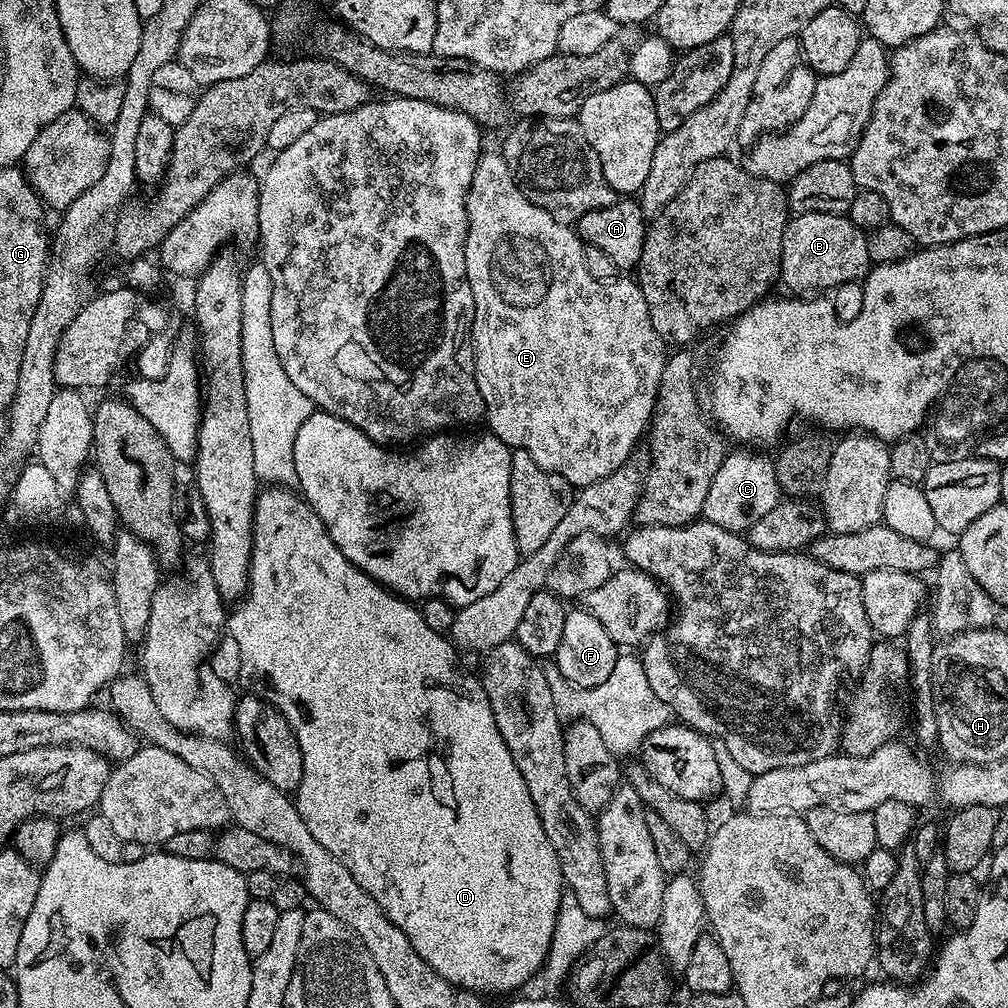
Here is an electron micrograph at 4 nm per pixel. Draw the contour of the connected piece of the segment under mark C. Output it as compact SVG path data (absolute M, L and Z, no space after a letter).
M756 450L729 451L724 457L722 466L718 466L718 474L714 474L714 482L710 482L710 491L706 493L706 502L702 513L703 519L714 522L714 526L722 526L722 530L730 530L737 534L747 533L754 522L780 503L782 493L776 477L776 466Z

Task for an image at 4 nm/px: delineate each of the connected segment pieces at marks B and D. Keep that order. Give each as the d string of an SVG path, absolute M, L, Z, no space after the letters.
M798 212L789 219L782 234L780 280L789 293L820 294L823 288L859 281L869 264L865 229L854 226L847 214Z
M288 486L265 487L256 497L256 513L252 523L252 565L248 575L248 591L244 599L233 608L236 609L233 612L231 609L226 620L226 632L227 635L232 635L232 640L236 643L237 650L240 651L240 676L248 683L247 691L253 696L260 696L263 700L269 700L271 704L275 704L286 718L286 722L290 722L290 726L298 738L298 746L302 750L304 773L302 782L295 790L294 803L298 814L302 814L302 822L306 822L310 834L314 834L314 838L318 838L318 842L322 842L322 846L326 846L326 850L330 850L330 854L334 854L338 858L338 862L342 862L342 866L346 866L346 870L350 870L350 874L354 874L354 882L358 882L358 886L362 886L362 890L366 890L366 894L370 894L370 898L374 898L374 902L378 902L378 906L382 906L386 918L390 918L394 922L394 926L398 926L398 930L402 930L402 934L406 934L410 938L410 946L414 946L414 950L418 950L420 957L444 981L451 984L453 989L465 988L470 992L489 994L488 992L512 992L515 988L522 987L535 972L537 975L544 967L544 959L548 956L554 938L554 922L558 918L558 906L566 885L558 862L558 854L554 854L554 846L550 846L550 838L546 838L546 830L542 830L542 822L538 818L538 810L534 810L534 802L530 802L530 790L526 790L526 781L522 779L522 774L518 774L518 766L514 766L514 758L510 758L510 750L506 750L506 742L502 742L502 734L498 734L498 722L494 722L494 710L490 710L490 698L486 698L484 685L475 675L471 676L460 665L453 641L448 636L439 636L437 632L430 630L430 626L426 626L425 620L422 619L419 607L413 601L405 600L403 596L398 596L395 592L383 588L377 580L370 578L362 570L358 570L358 566L350 563L346 554L342 554L342 550L338 550L338 546L334 546L326 526L322 526L322 518L318 518L318 514L314 514L314 510L306 503L303 496Z

